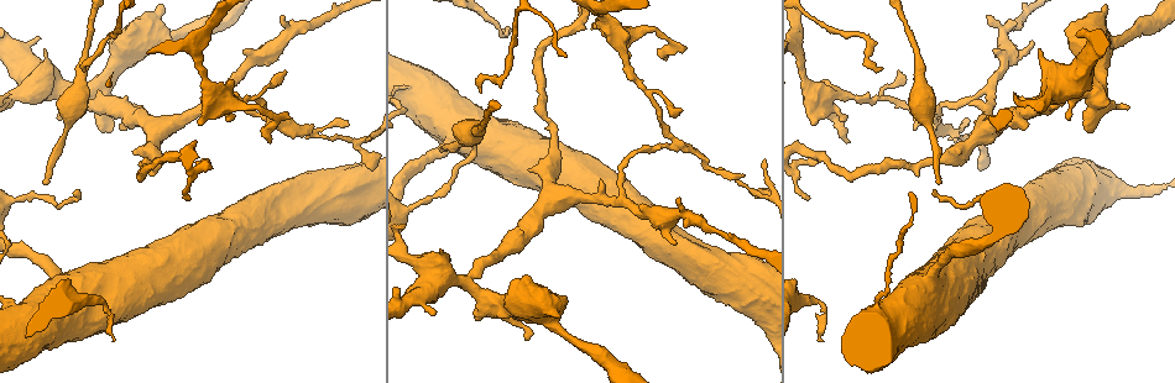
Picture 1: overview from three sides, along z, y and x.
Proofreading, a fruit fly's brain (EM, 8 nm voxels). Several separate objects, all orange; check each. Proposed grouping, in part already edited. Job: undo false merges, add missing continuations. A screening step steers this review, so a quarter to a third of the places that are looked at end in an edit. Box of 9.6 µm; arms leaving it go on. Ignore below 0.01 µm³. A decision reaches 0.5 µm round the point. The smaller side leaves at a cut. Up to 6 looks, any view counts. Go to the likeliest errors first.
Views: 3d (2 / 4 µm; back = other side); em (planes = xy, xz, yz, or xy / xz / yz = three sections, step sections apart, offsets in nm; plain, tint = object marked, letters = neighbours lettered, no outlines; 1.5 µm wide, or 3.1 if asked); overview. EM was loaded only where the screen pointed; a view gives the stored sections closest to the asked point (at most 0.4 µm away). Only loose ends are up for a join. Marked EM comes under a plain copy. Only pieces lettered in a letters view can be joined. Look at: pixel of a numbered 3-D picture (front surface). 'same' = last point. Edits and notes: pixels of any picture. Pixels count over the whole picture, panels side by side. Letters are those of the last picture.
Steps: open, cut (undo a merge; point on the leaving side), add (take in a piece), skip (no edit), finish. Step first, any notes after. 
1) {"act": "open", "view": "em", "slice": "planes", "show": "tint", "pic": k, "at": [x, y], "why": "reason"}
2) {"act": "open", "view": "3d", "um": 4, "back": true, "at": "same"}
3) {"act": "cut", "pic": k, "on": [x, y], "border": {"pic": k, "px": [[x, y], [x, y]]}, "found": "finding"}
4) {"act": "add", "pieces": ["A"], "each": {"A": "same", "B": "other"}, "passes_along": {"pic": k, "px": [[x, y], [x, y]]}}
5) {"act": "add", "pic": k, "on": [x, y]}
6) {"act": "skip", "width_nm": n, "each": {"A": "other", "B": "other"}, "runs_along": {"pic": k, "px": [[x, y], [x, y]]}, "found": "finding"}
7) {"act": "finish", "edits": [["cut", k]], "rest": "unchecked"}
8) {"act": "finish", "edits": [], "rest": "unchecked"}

{"act": "open", "view": "3d", "um": 4, "pic": 1, "at": [45, 182], "why": "an open end"}

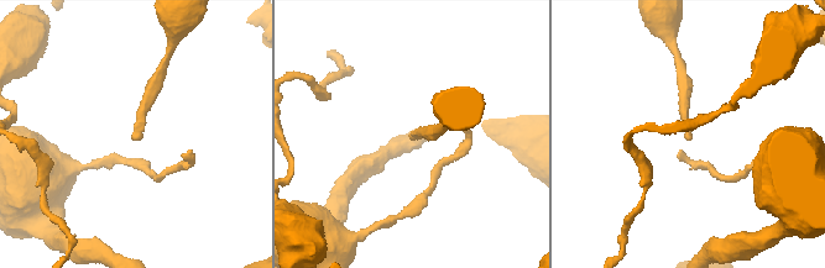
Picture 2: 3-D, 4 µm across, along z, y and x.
{"act": "open", "view": "em", "slice": "planes", "show": "letters", "pic": 2, "at": [133, 138], "why": "now the EM"}

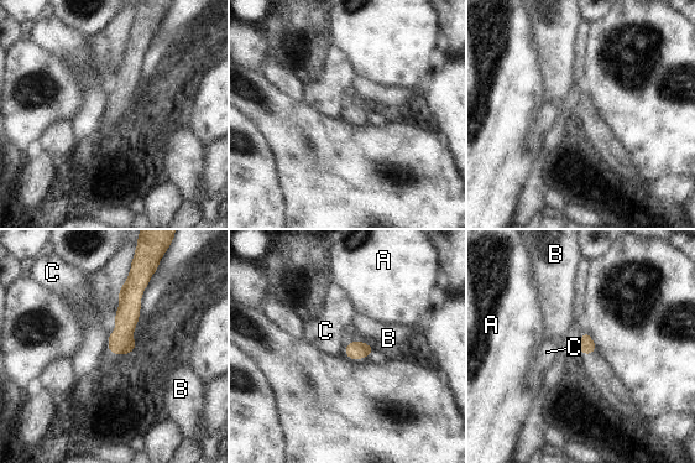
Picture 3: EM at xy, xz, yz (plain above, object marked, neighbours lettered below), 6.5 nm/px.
{"act": "skip", "each": {"A": "other", "B": "other", "C": "other"}, "border": {"pic": 3, "px": [[108, 334], [108, 349], [110, 352]]}, "found": "no lettered piece goes on from it"}

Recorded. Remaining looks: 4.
{"act": "open", "view": "3d", "um": 2, "back": true, "pic": 1, "at": [814, 161], "why": "free end"}

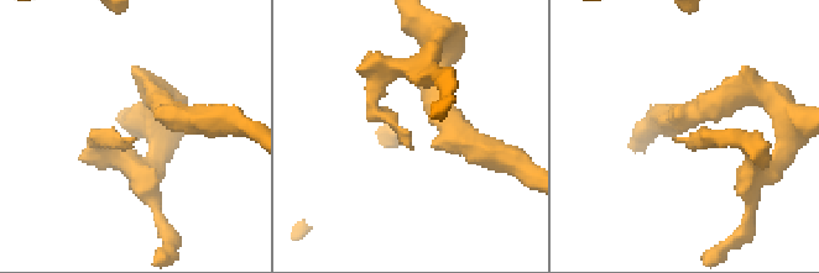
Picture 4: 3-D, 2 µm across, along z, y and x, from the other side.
{"act": "open", "view": "em", "slice": "xy", "step": 4, "show": "tint", "pic": 4, "at": [409, 147], "why": "shape alone is not enough"}

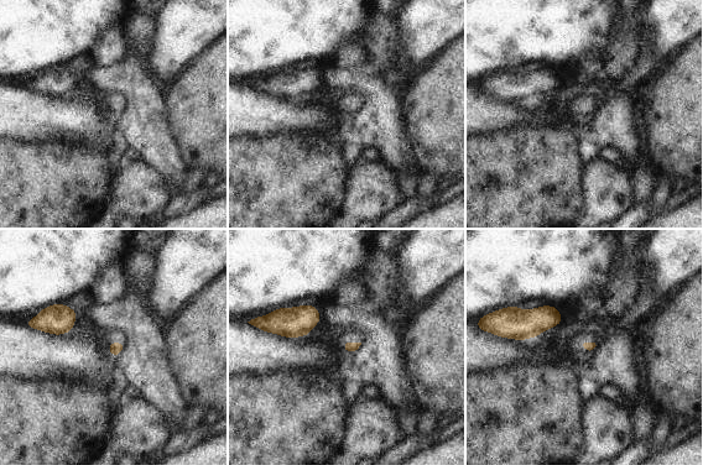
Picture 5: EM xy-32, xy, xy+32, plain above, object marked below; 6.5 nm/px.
{"act": "open", "view": "em", "slice": "yz", "step": 4, "show": "letters", "at": "same"}

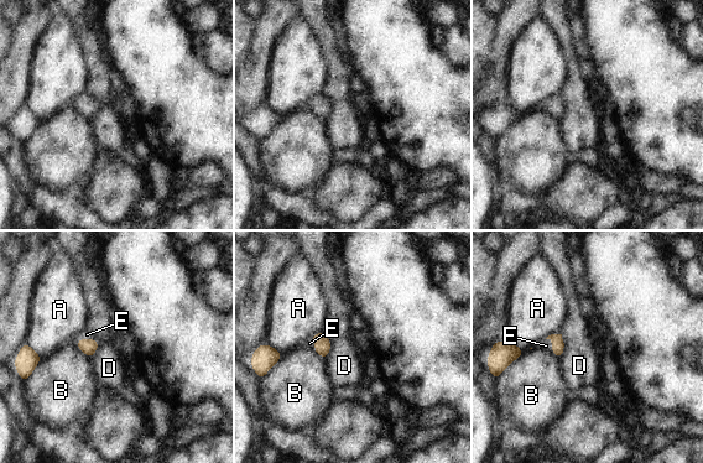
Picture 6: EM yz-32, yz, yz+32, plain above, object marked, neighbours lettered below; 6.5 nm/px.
{"act": "skip", "each": {"A": "other", "B": "other", "D": "other", "E": "other"}, "border": {"pic": 6, "px": [[97, 341], [78, 339], [76, 346]]}, "found": "no lettered piece goes on from it"}

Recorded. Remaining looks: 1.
{"act": "finish", "edits": [], "rest": "unchecked"}

